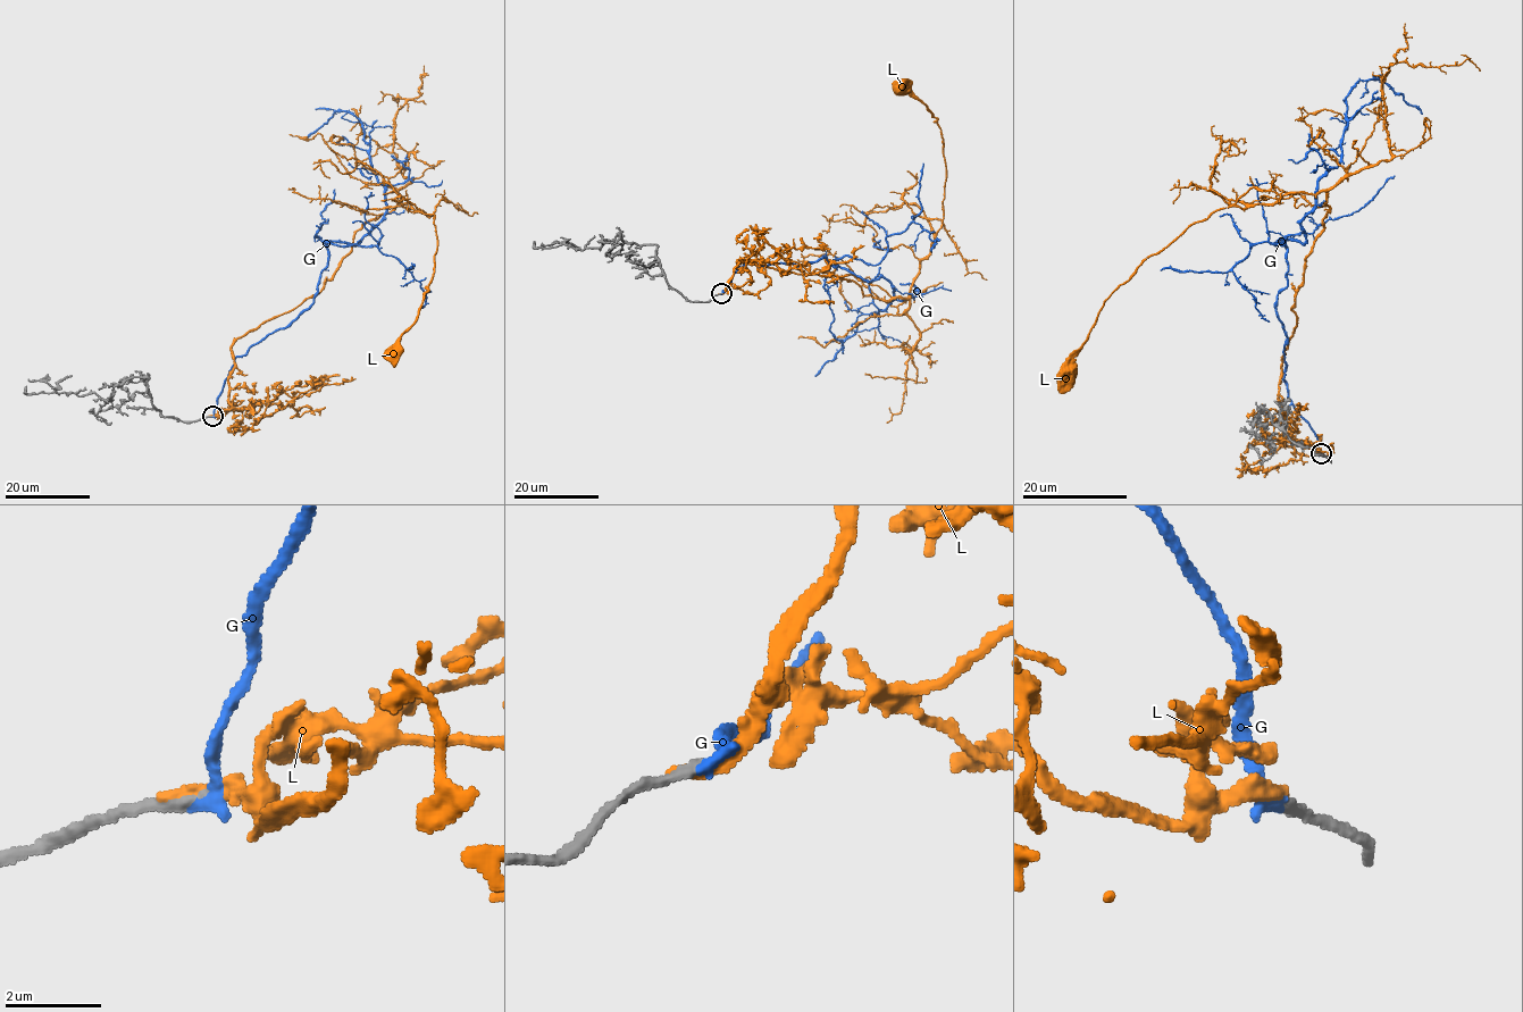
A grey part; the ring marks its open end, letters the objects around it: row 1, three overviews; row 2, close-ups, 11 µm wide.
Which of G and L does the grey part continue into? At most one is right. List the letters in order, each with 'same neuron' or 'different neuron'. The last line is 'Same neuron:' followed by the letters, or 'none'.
G: same neuron
L: different neuron
Same neuron: G

